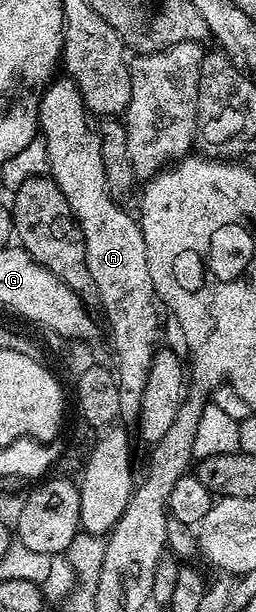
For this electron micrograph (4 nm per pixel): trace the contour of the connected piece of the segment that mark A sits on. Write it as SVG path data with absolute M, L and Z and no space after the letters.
M57 76L41 93L38 129L46 143L48 173L62 195L66 195L66 203L70 203L70 211L80 225L86 247L86 267L90 267L95 296L100 297L108 316L112 349L116 352L114 372L120 382L119 420L135 422L140 416L146 379L158 348L156 340L160 337L161 310L150 279L150 263L146 263L146 239L139 220L133 214L131 217L106 187L100 134L93 114L88 112L71 77Z

